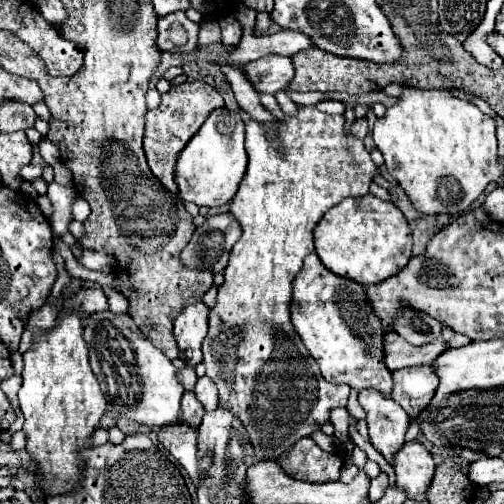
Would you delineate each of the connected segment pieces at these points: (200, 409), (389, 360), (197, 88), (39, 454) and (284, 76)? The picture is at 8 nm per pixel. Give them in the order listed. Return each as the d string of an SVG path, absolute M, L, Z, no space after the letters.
M184 392L182 410L186 412L186 424L198 428L198 424L202 420L202 414L204 414L204 406L200 404L200 400L196 398L194 392Z
M396 332L384 334L384 354L386 354L386 366L394 372L398 368L406 366L420 366L420 364L432 364L442 352L446 350L444 340L436 340L424 346L412 346Z
M196 80L196 82L184 82L180 86L174 86L166 94L162 94L162 102L158 108L146 112L146 132L144 132L146 160L148 160L152 174L172 194L178 194L178 184L174 178L174 166L176 166L178 154L184 150L190 138L198 132L198 128L204 124L208 114L222 106L224 106L224 100L220 92L204 80Z
M64 312L54 328L34 330L32 346L22 358L24 382L18 398L26 418L26 450L38 464L42 486L50 494L70 492L78 484L82 472L82 462L76 452L90 446L90 436L106 410L106 398L88 362L88 346L84 342L80 316Z
M268 54L244 68L244 74L258 92L274 94L290 84L294 78L294 64L290 56Z

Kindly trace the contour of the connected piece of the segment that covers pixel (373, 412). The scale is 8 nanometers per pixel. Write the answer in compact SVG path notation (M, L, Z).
M366 388L358 394L360 406L366 410L366 422L370 430L372 446L392 462L394 452L404 444L406 430L410 426L410 416L382 392Z

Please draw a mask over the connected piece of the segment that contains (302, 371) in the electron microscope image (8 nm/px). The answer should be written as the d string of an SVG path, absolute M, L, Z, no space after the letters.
M296 104L296 108L294 116L274 120L274 138L268 136L266 124L244 114L248 172L230 202L230 212L240 222L242 236L230 252L224 284L218 288L216 304L210 308L208 334L202 342L206 376L218 386L220 404L234 408L234 414L246 424L256 460L276 460L290 444L318 430L328 420L332 408L346 406L350 388L346 384L330 384L322 378L316 360L304 348L290 322L292 280L302 268L304 256L314 252L312 230L320 218L344 198L366 196L374 176L378 176L378 166L372 162L362 140L344 130L344 116L324 114L316 106Z

